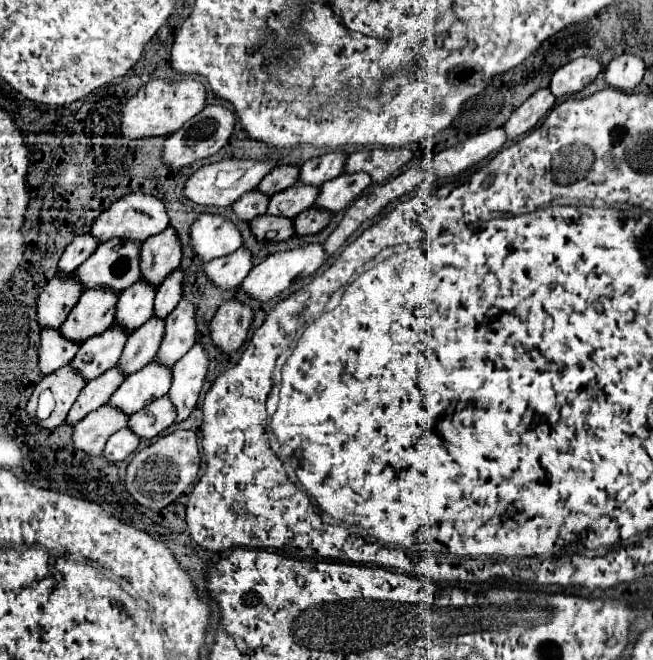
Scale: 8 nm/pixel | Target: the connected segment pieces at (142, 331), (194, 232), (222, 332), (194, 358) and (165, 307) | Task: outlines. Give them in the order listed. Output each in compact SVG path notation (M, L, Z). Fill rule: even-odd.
M148 319L148 323L144 323L144 327L136 329L124 347L124 353L118 361L118 365L122 367L122 371L126 375L136 373L140 367L144 367L146 363L150 363L156 355L156 351L160 349L160 339L164 337L164 319Z
M204 213L190 229L190 243L202 261L228 255L242 245L242 233L238 227L222 215Z
M238 299L224 301L210 321L210 335L214 345L224 353L234 353L244 343L252 317L254 311L250 305L244 305Z
M196 343L172 367L174 379L172 379L172 387L168 391L168 397L176 405L176 411L178 411L176 421L184 421L192 413L192 409L196 407L200 389L206 379L208 365L210 365L210 357L208 357L206 349L200 343Z
M178 267L176 271L172 271L172 275L168 275L168 279L164 279L164 285L156 289L156 303L154 303L156 317L166 317L182 299L180 295L182 277L184 277L184 271L182 267Z

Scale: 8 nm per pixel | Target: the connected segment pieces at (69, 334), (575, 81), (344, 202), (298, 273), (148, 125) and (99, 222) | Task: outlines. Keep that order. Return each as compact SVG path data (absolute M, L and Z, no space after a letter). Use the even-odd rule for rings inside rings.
M96 287L84 291L68 319L62 323L62 335L72 341L86 341L88 337L106 331L114 323L116 299L118 295L112 295L112 291L96 291Z
M594 55L574 59L552 75L550 91L556 95L556 99L568 97L572 93L582 91L588 83L592 83L600 71L602 71L602 61Z
M360 171L358 175L338 175L336 179L330 179L328 183L324 183L324 187L320 187L320 195L316 199L316 207L326 209L326 211L342 211L346 209L356 197L362 195L362 191L372 183L372 179L368 179L368 175L364 175L364 171Z
M306 243L306 245L296 247L296 249L276 251L276 253L268 255L260 265L252 267L252 271L248 273L248 277L242 283L242 289L248 295L252 295L252 297L256 297L260 301L266 301L270 297L276 297L280 291L288 289L288 285L292 283L292 279L302 279L302 277L308 277L314 271L318 271L320 265L326 259L328 259L328 253L324 251L324 245L322 243Z
M154 79L140 87L140 91L122 109L122 135L124 137L152 137L152 135L172 135L188 119L200 113L206 105L206 89L200 81L168 81Z
M130 191L124 197L110 203L108 209L104 209L92 223L92 235L98 239L98 243L104 243L112 237L122 239L134 239L134 241L146 241L148 237L164 231L168 227L170 219L166 215L166 207L160 205L160 199L154 195L146 195L142 191Z

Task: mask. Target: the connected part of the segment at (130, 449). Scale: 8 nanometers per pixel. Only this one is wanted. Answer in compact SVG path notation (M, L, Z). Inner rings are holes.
M124 427L124 429L116 431L114 435L110 435L110 439L106 443L106 449L104 449L104 455L106 455L108 461L120 463L130 453L134 453L138 445L140 445L140 437L130 427Z

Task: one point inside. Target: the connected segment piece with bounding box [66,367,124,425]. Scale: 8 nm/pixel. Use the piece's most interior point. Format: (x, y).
(98, 392)

